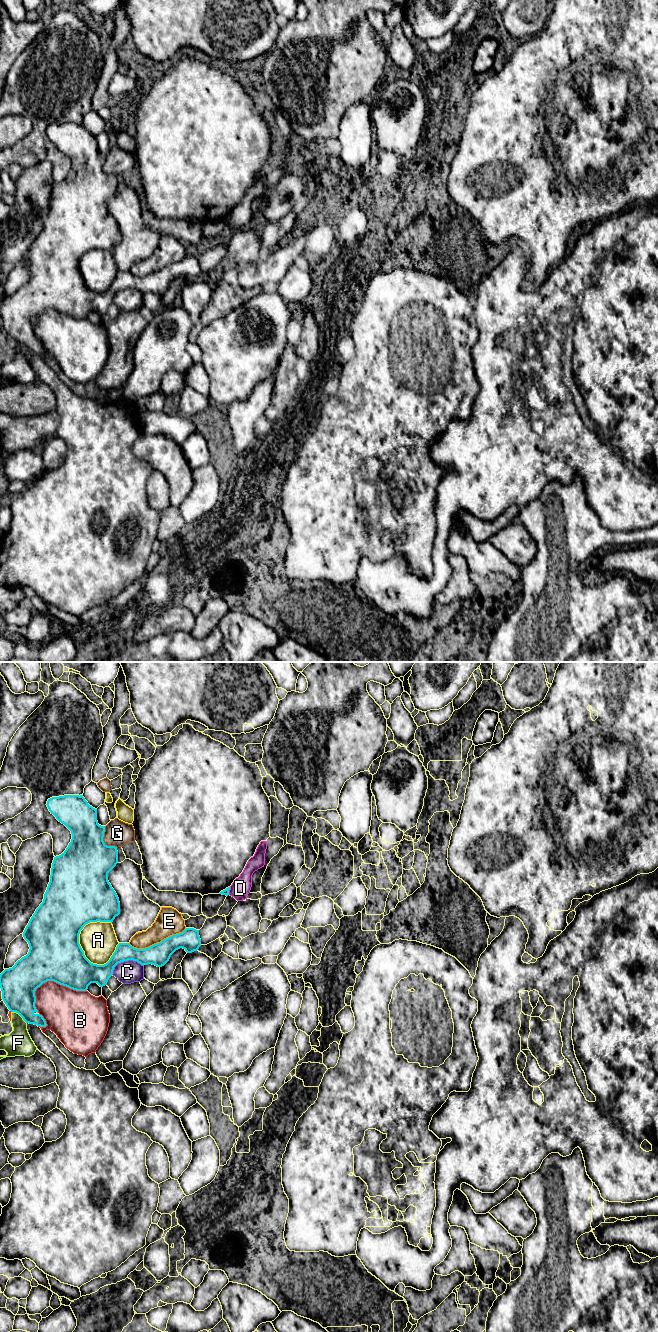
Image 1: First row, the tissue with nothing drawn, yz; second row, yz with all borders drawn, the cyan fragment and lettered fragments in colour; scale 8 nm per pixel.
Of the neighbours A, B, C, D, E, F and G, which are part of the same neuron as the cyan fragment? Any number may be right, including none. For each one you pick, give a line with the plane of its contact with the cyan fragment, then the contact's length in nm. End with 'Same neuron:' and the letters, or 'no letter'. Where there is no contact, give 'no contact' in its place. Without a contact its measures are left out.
Same neuron: no letter

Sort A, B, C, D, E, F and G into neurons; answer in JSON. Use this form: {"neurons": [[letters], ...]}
{"neurons": [["A"], ["B"], ["C"], ["D"], ["E"], ["F"], ["G"]]}

